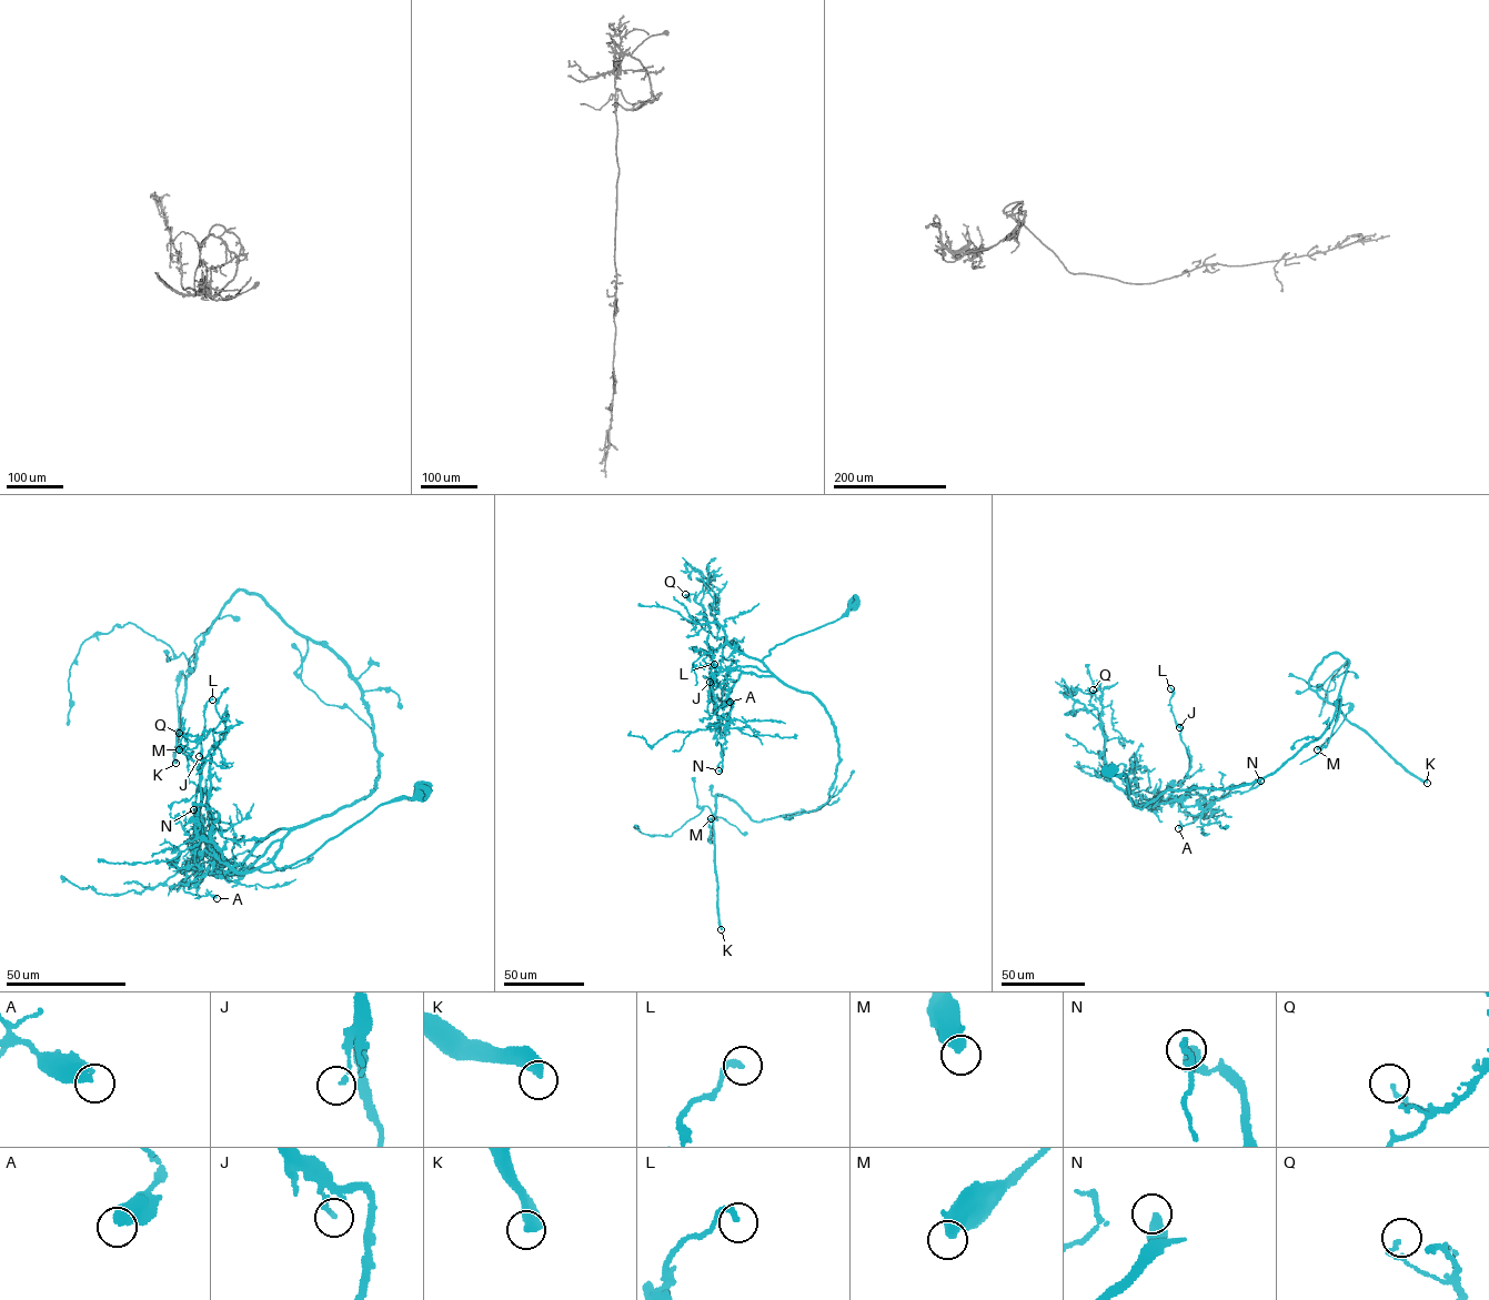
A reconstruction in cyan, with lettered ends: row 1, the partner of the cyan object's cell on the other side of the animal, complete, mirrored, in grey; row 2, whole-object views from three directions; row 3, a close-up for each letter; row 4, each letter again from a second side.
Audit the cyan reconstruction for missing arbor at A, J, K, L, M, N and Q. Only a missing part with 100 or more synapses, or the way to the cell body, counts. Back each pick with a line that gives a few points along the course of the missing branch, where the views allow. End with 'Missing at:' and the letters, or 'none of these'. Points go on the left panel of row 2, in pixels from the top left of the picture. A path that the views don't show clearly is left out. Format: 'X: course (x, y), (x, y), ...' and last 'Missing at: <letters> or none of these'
Missing at: K

